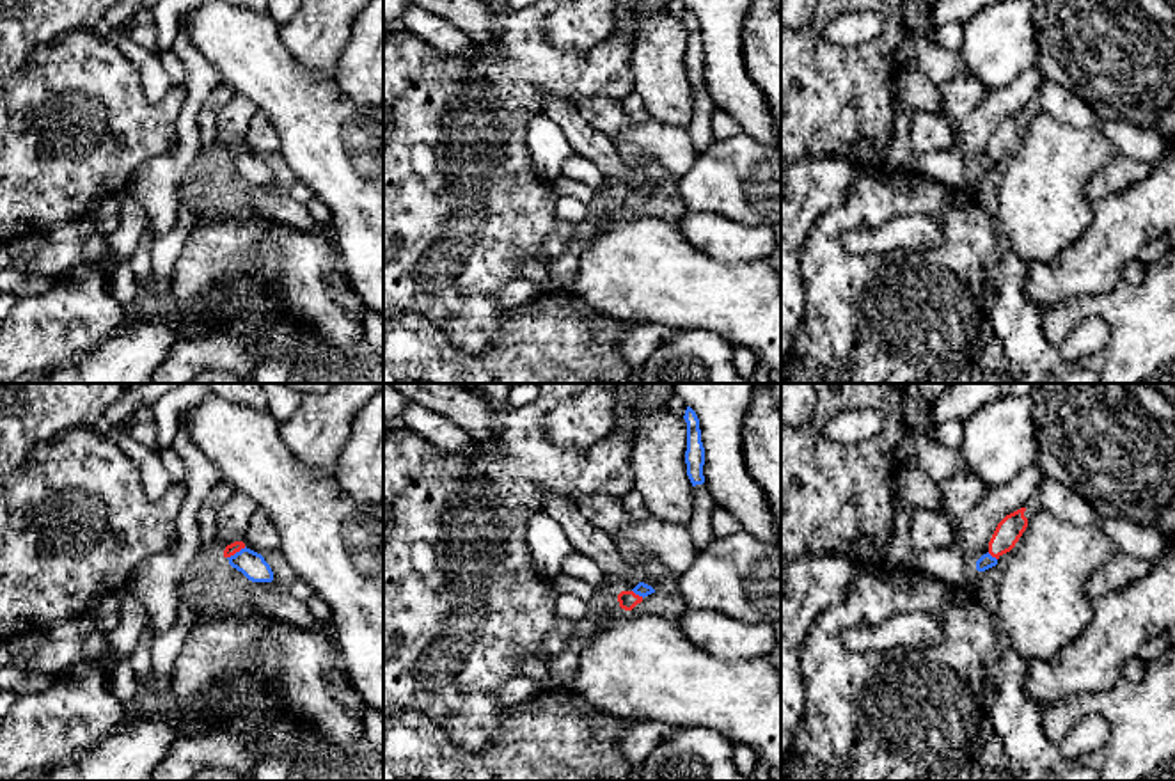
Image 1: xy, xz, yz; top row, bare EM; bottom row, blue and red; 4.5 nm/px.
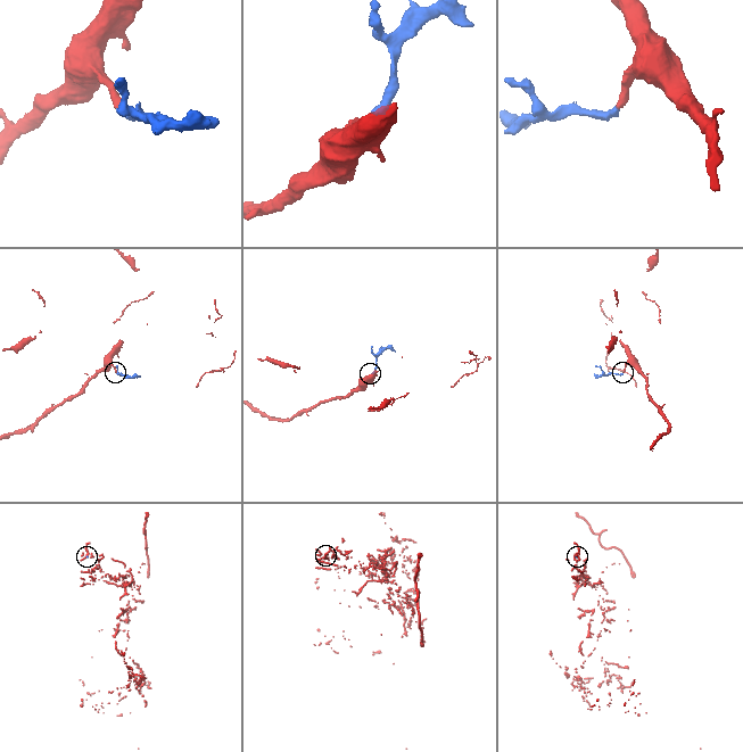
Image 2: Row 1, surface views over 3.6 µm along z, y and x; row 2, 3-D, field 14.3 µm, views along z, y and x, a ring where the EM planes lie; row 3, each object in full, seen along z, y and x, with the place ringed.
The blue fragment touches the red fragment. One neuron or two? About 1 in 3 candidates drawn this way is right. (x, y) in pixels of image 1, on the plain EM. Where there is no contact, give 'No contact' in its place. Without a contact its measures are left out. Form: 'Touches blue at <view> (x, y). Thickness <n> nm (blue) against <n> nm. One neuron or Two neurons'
Touches blue at xy (236, 155). Thickness 120 nm (blue) against 50 nm. One neuron

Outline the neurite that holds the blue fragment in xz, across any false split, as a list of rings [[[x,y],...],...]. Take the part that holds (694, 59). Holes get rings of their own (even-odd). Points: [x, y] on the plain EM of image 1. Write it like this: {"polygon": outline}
{"polygon": [[[687,9],[683,21],[687,25],[687,53],[685,53],[687,78],[692,89],[696,89],[705,85],[703,78],[705,50],[701,44],[699,21],[690,9]]]}

